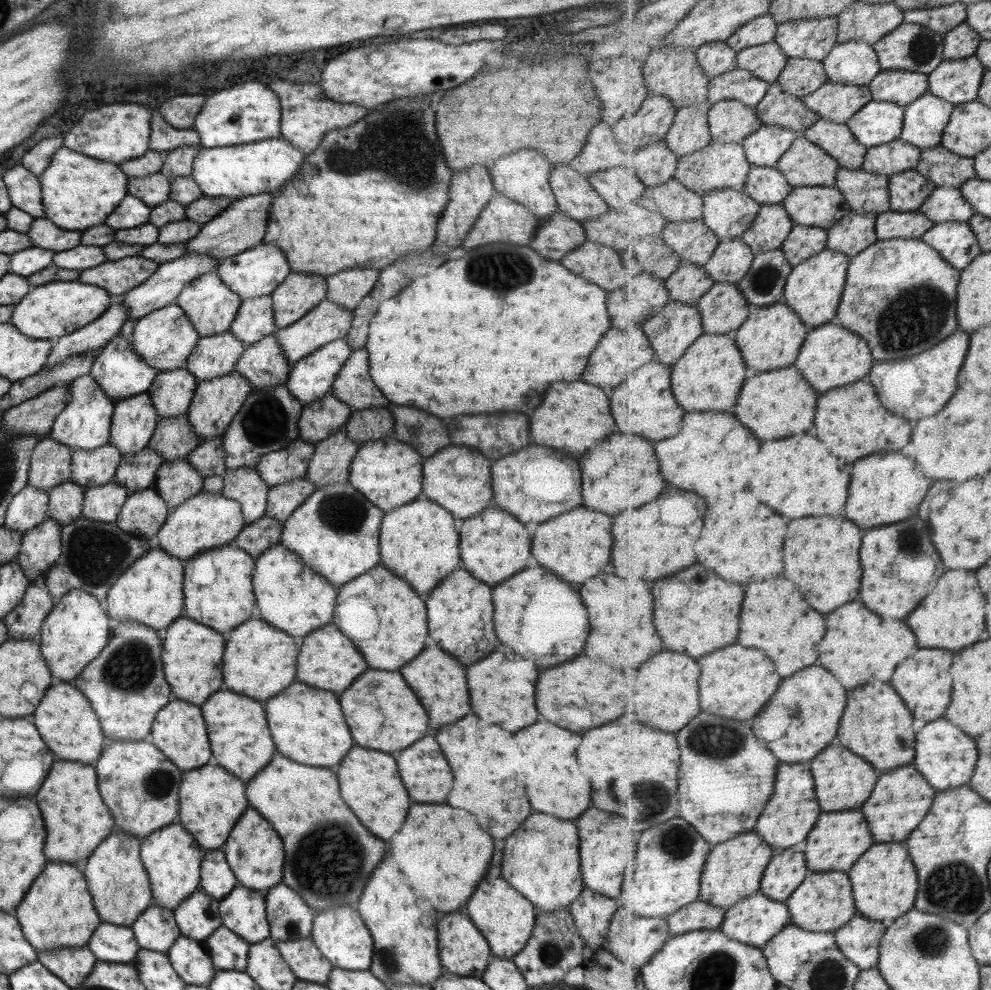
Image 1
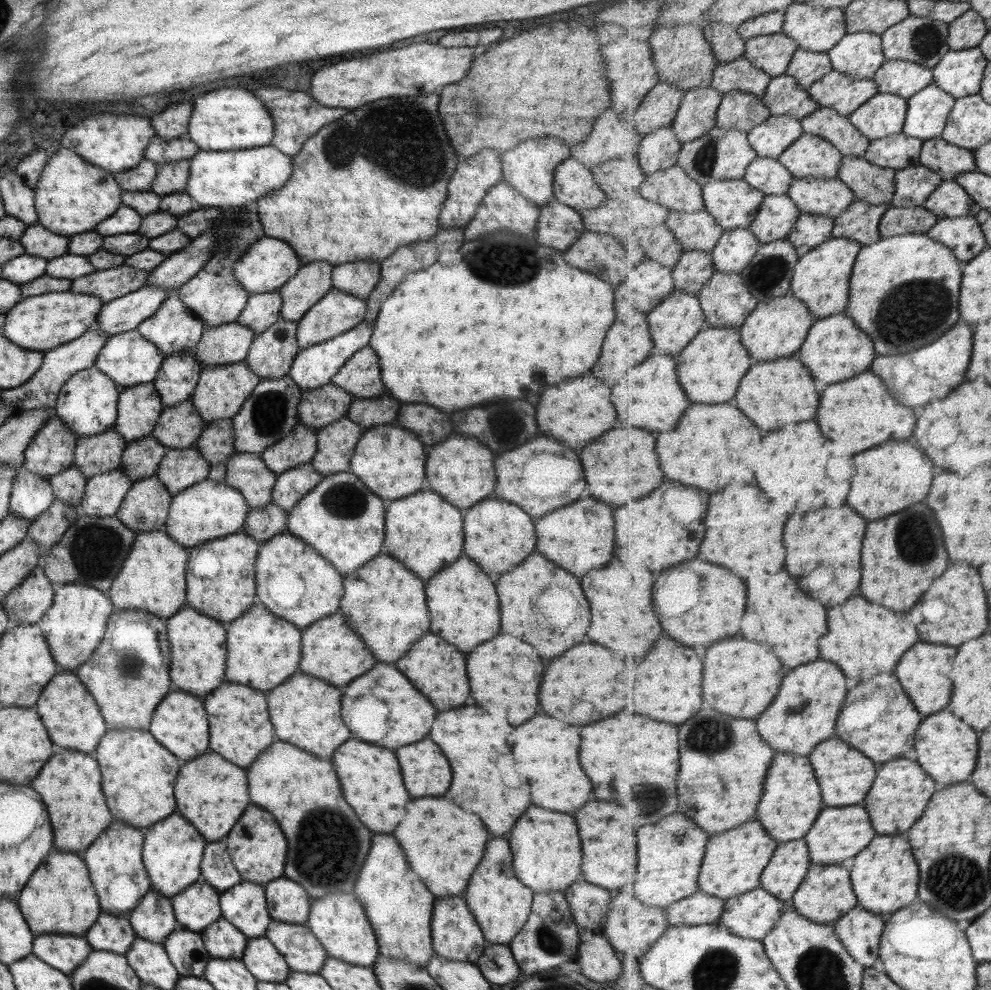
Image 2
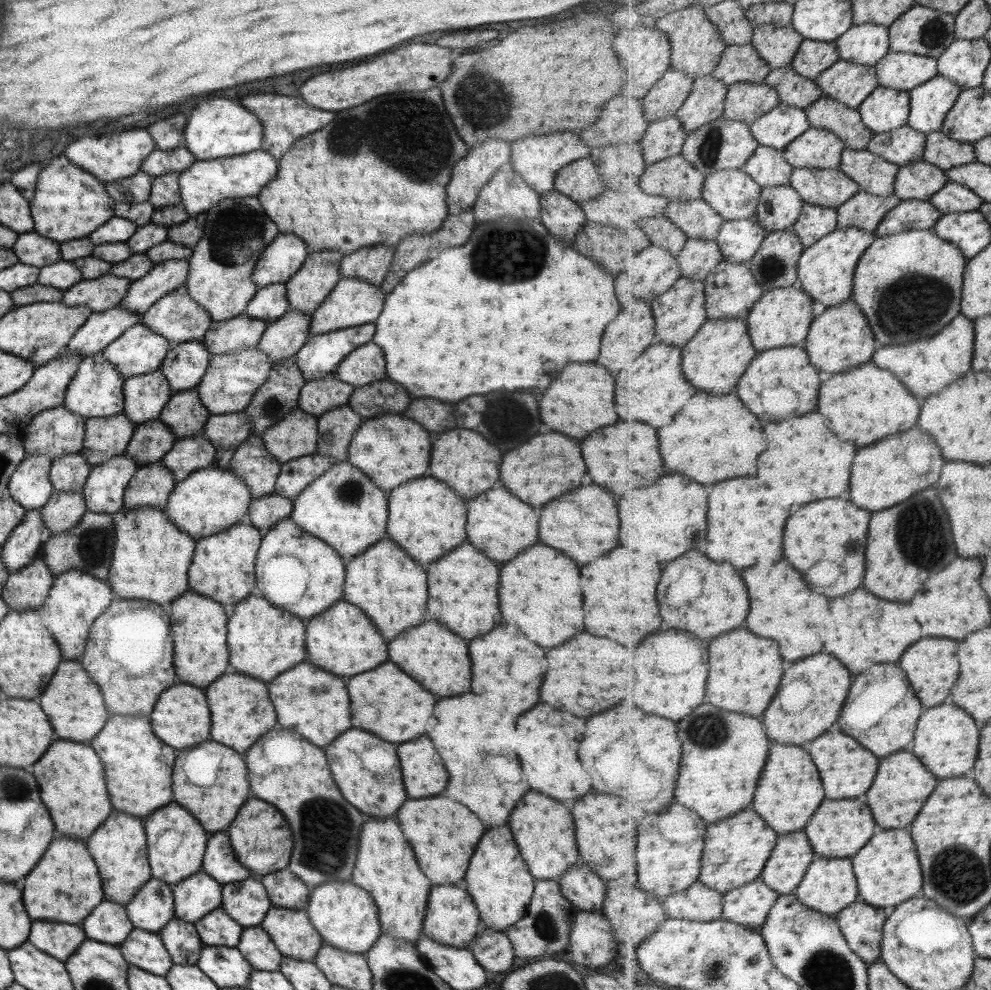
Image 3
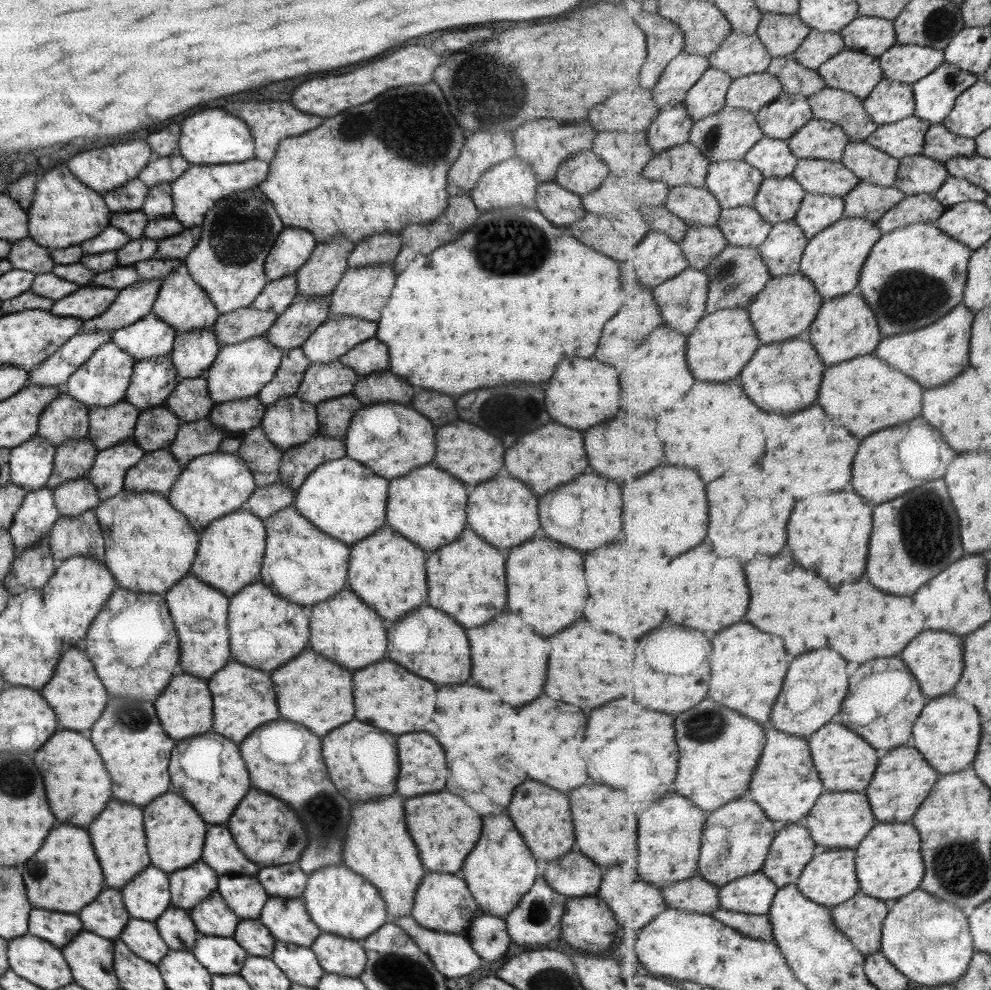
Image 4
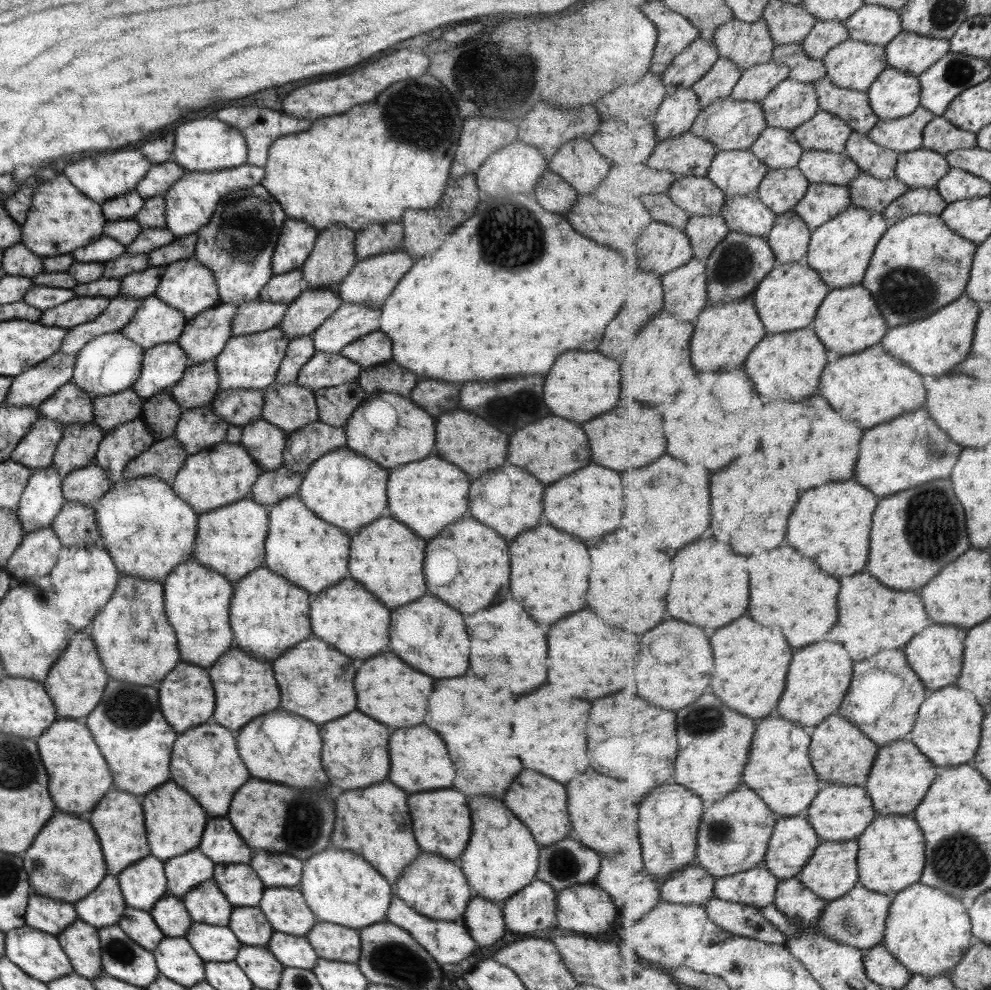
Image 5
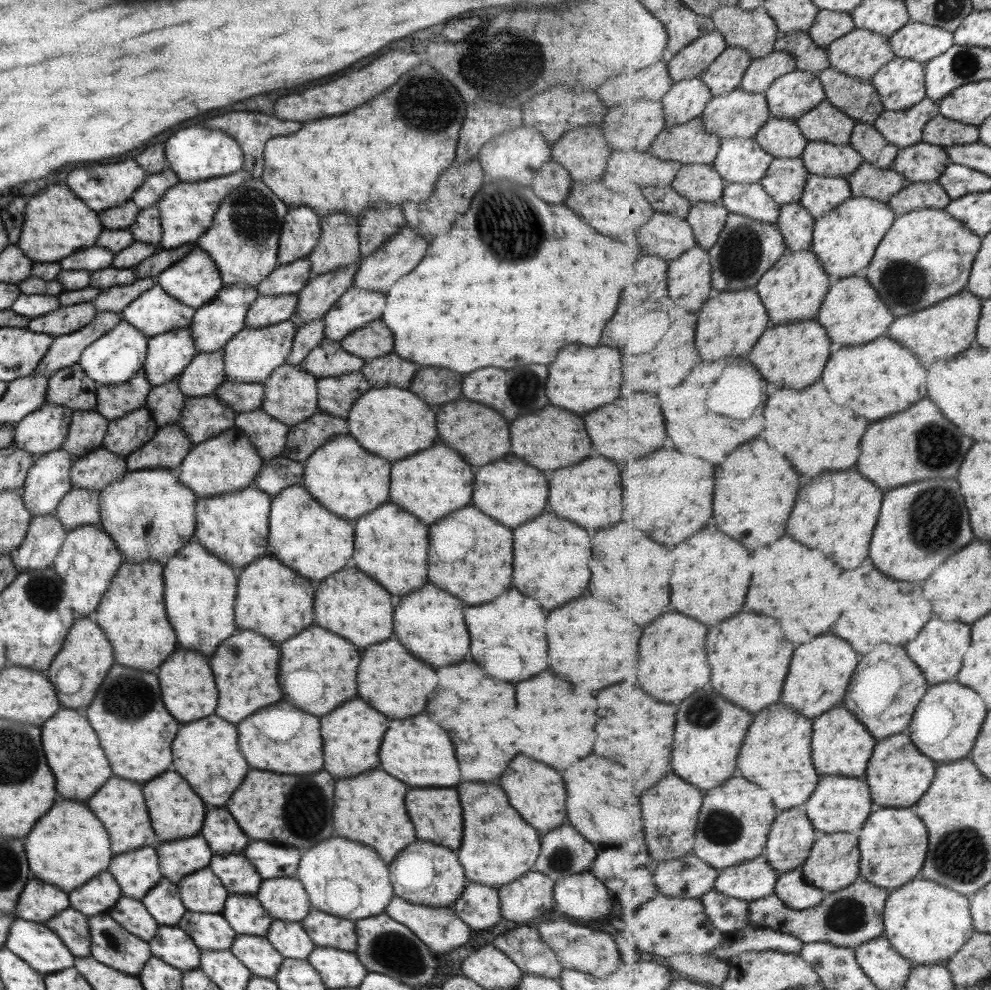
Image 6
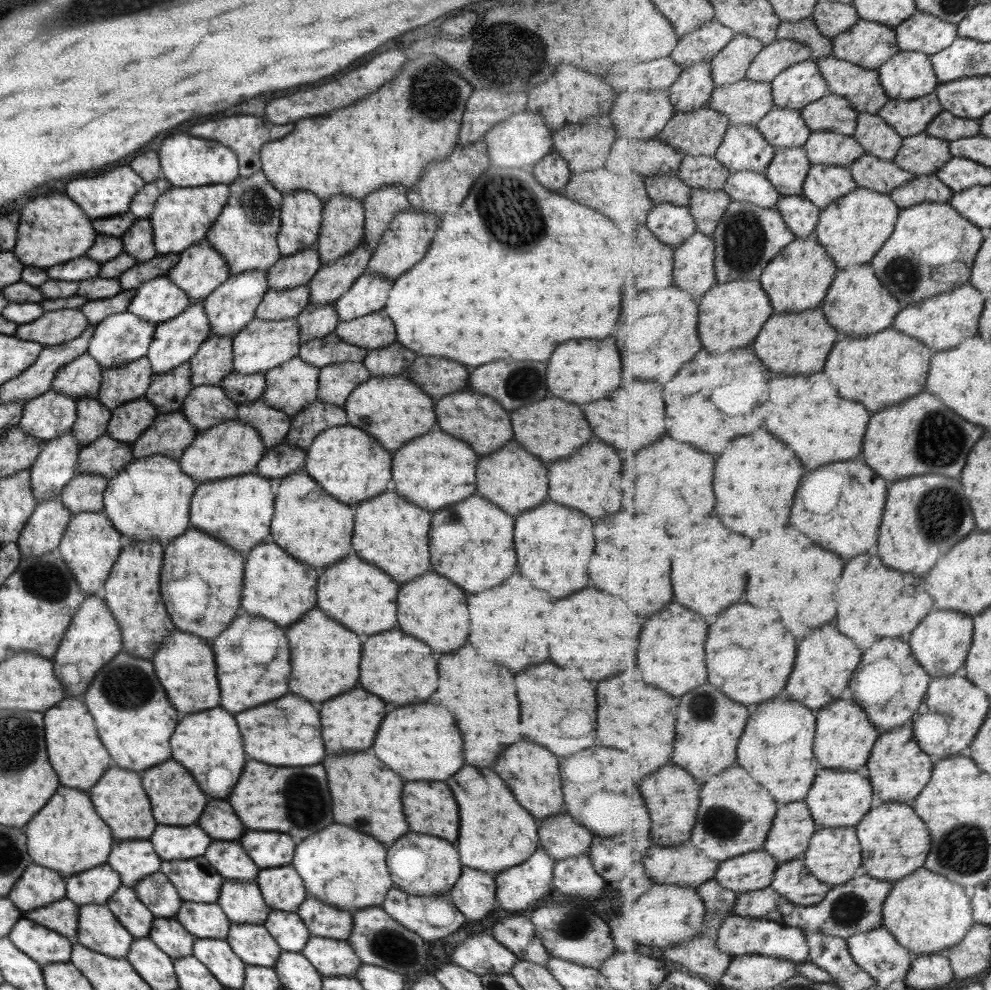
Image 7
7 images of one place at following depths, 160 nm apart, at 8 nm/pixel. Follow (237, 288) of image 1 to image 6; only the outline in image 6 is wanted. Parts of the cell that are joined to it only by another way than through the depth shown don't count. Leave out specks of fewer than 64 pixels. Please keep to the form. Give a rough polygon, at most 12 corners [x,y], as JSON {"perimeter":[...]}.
{"perimeter":[[310,208],[288,209],[282,222],[280,265],[306,258],[320,237]]}

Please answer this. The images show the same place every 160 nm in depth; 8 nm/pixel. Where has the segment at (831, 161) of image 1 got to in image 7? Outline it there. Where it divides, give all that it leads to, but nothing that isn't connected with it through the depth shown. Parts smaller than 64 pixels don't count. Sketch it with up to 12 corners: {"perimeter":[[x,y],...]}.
{"perimeter":[[828,93],[801,111],[812,132],[854,136],[860,113]]}

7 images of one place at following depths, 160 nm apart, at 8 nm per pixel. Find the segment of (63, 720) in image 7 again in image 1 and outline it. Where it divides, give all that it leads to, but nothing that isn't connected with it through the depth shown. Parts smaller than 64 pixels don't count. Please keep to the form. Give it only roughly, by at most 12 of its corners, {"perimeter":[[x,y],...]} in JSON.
{"perimeter":[[53,762],[35,794],[49,862],[95,851],[113,820],[91,764]]}

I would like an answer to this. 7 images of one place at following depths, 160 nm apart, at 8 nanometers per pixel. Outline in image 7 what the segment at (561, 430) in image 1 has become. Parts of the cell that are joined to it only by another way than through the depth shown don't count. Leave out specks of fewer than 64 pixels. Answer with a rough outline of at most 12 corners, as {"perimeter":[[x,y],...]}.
{"perimeter":[[613,338],[559,344],[549,394],[597,402],[621,382]]}

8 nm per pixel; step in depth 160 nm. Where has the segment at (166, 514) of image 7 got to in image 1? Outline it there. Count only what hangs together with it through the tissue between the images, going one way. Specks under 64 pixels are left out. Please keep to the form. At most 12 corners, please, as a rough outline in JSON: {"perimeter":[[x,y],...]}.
{"perimeter":[[152,543],[108,588],[112,624],[183,616],[183,561]]}

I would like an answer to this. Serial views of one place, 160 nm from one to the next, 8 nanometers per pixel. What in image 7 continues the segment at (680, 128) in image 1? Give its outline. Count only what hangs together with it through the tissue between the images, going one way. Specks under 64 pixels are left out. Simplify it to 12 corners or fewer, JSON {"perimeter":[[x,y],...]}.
{"perimeter":[[736,35],[712,58],[716,87],[746,78],[765,42]]}

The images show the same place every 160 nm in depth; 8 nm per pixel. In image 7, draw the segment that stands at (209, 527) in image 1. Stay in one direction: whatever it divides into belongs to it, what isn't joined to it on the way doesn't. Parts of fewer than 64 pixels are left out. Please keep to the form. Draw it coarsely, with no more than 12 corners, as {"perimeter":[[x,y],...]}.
{"perimeter":[[237,420],[217,422],[177,459],[201,482],[255,471],[265,448]]}

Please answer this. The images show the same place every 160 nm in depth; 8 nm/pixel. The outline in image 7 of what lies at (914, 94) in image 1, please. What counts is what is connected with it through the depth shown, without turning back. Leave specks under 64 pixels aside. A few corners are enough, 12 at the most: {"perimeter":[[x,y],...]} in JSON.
{"perimeter":[[917,11],[896,27],[901,51],[933,55],[959,27]]}

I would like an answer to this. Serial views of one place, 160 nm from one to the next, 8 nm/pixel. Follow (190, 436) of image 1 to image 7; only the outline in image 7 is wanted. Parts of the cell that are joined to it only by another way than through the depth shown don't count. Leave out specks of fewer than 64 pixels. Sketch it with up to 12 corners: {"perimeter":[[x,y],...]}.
{"perimeter":[[209,336],[188,360],[192,387],[232,372],[232,336]]}

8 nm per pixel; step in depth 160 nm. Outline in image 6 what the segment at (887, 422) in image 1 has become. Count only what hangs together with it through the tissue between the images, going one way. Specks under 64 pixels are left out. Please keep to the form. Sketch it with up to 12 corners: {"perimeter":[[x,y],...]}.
{"perimeter":[[886,334],[833,349],[835,402],[881,420],[927,397],[928,370]]}

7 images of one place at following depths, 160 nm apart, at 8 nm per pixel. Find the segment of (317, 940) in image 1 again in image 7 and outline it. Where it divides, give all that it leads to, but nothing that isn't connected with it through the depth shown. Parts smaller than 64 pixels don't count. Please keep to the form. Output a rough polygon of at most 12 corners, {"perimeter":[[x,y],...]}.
{"perimeter":[[331,823],[290,866],[308,896],[353,913],[392,888],[383,845]]}

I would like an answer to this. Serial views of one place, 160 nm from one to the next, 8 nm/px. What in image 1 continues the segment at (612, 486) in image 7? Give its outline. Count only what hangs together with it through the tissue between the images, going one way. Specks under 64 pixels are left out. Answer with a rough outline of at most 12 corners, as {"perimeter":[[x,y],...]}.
{"perimeter":[[585,508],[541,522],[531,554],[583,584],[609,562],[611,518]]}

